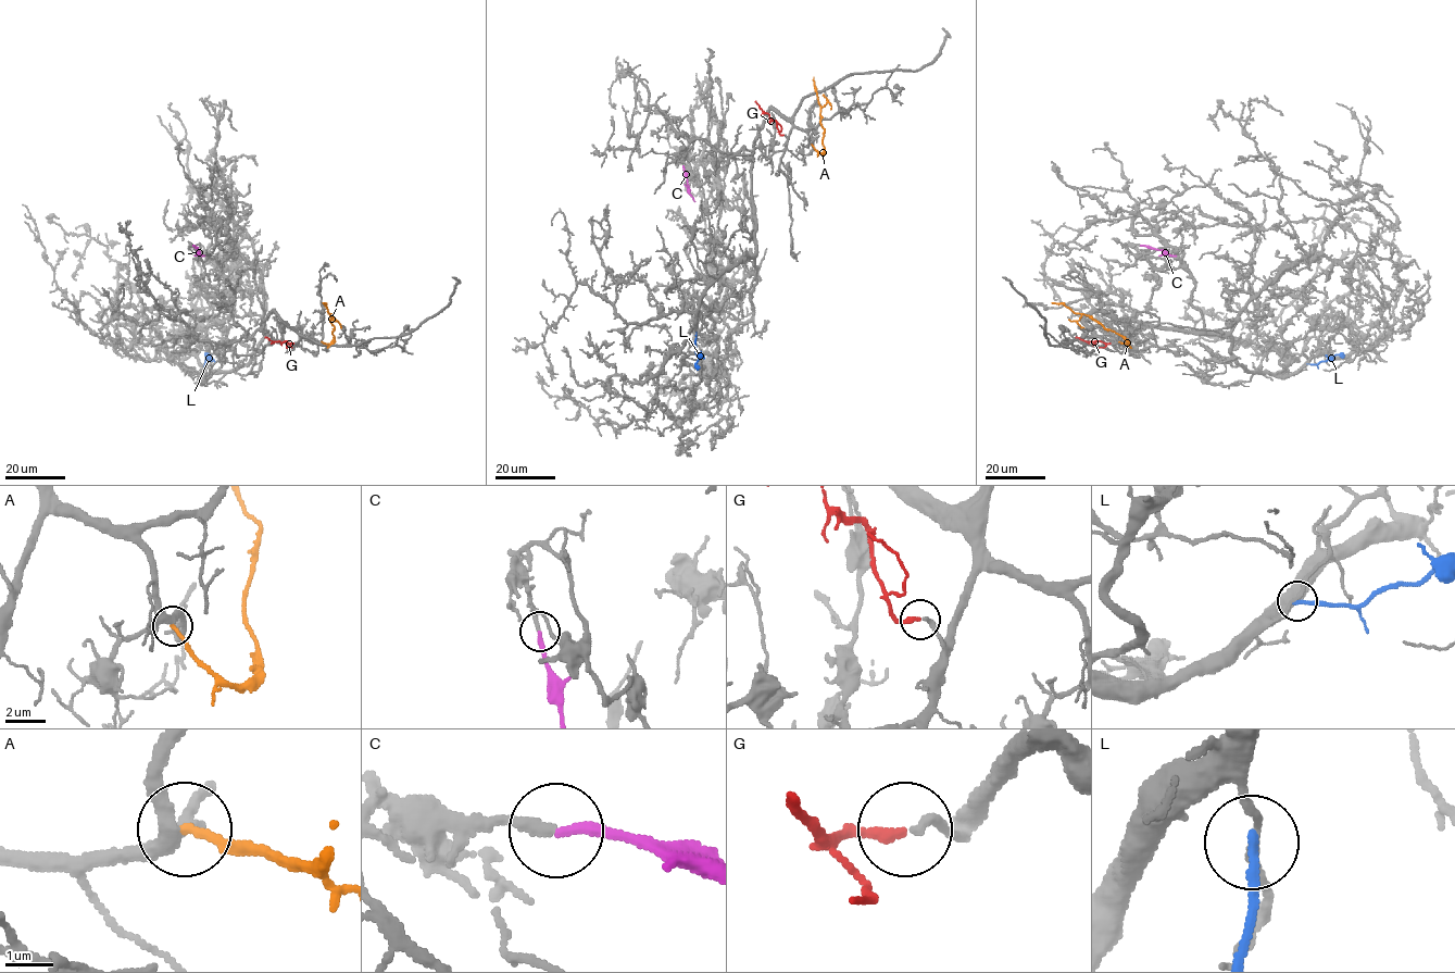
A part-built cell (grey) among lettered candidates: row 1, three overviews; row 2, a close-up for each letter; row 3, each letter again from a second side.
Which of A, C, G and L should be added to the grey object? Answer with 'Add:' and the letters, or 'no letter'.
Add: C, G

